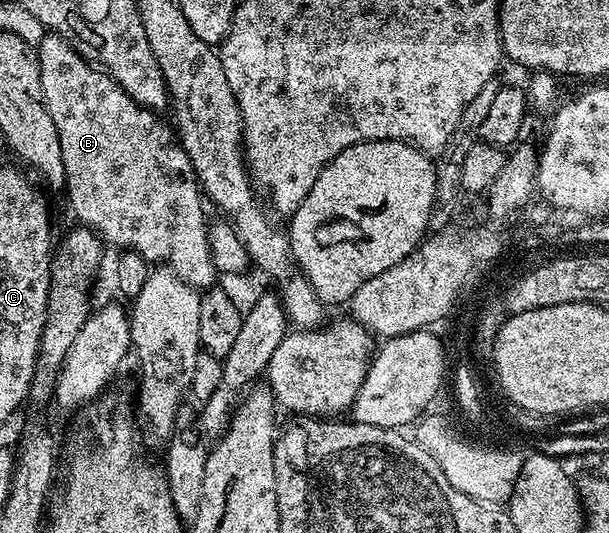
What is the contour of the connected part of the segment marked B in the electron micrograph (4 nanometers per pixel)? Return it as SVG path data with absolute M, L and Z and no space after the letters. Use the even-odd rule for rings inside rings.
M45 34L41 38L38 47L40 54L40 69L42 70L42 94L46 102L46 110L50 110L50 118L54 118L54 126L58 130L58 142L62 146L62 166L64 167L64 182L66 193L68 192L68 204L72 212L77 216L79 223L92 229L105 245L117 244L117 249L137 252L141 258L149 262L163 262L171 268L185 285L197 290L207 290L217 283L218 269L212 261L212 247L208 244L209 221L204 221L204 208L200 205L202 201L202 189L199 180L196 179L196 171L190 162L190 158L180 147L173 129L168 128L160 121L161 117L153 112L151 108L144 108L114 78L109 76L103 68L95 63L84 59L83 55L69 41L55 34Z

